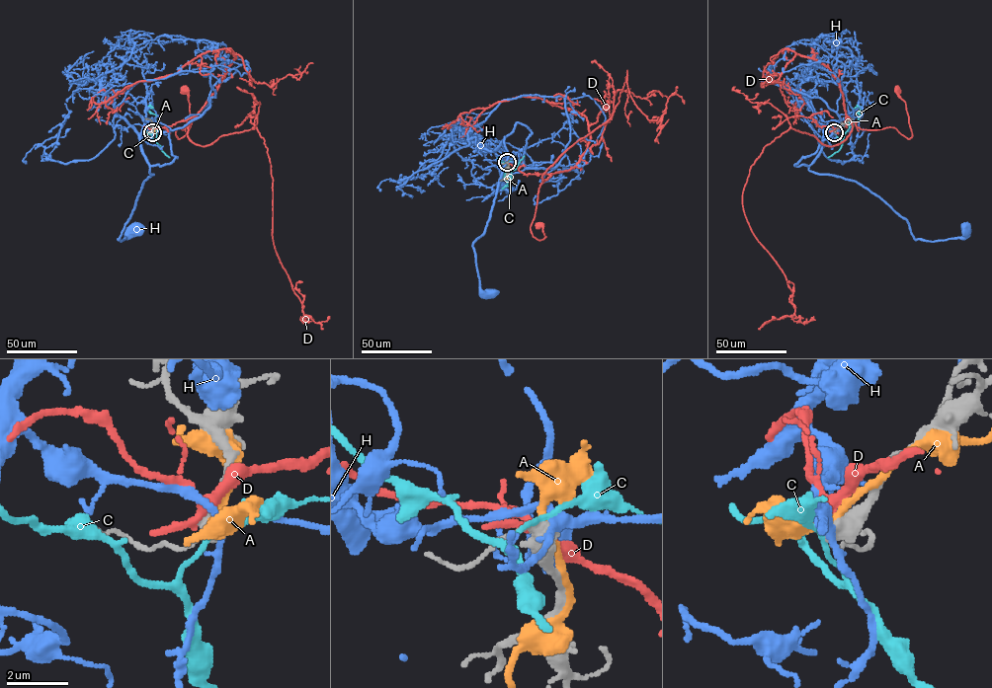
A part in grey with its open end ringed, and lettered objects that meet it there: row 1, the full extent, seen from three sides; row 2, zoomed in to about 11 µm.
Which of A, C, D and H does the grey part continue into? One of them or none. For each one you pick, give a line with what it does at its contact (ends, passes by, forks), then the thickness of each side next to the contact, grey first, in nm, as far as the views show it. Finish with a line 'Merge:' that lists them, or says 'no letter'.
Merge: no letter

